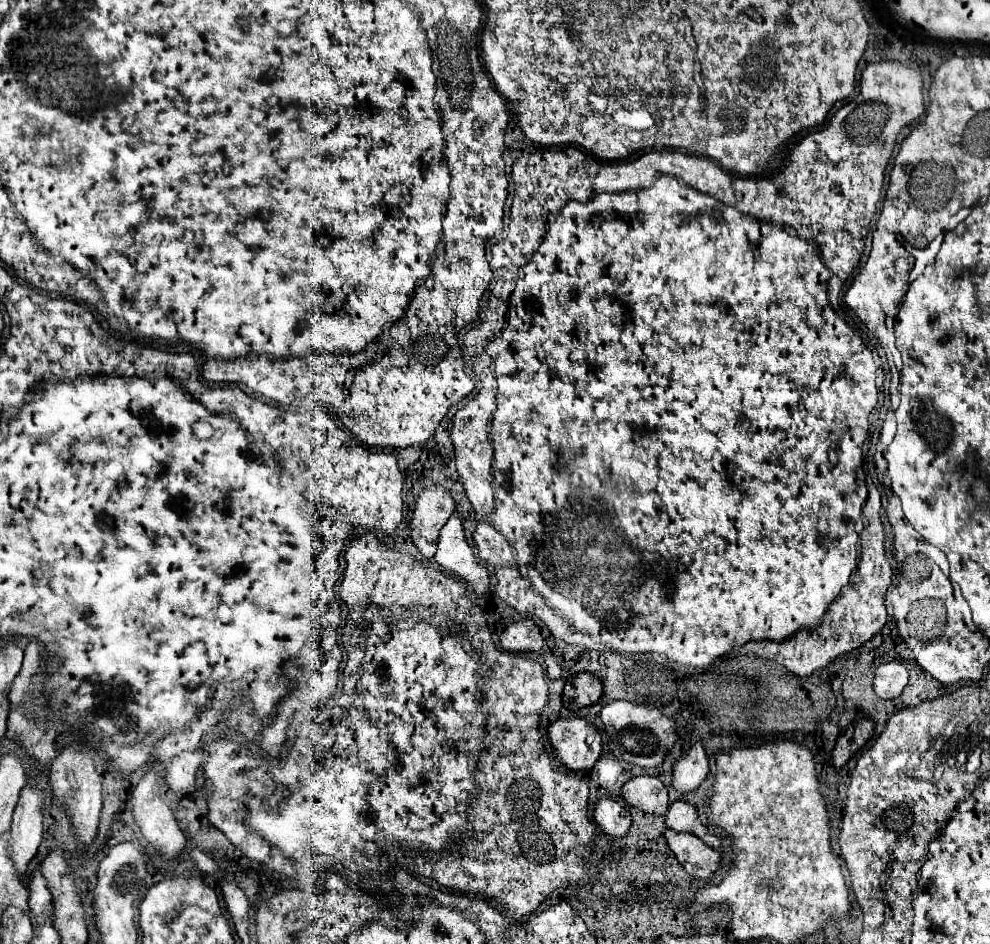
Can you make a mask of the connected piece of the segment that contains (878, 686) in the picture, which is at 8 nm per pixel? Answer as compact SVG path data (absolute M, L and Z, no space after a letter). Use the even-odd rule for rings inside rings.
M888 662L882 664L876 670L876 678L874 678L874 692L882 698L882 700L890 700L890 698L898 698L902 694L902 690L908 684L908 670L904 664L900 662ZM898 674L902 674L902 678L898 678Z

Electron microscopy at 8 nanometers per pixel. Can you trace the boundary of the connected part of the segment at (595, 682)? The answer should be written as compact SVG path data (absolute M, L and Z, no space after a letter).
M580 672L566 680L564 686L564 706L570 710L580 710L584 706L592 706L602 698L602 680L592 672Z

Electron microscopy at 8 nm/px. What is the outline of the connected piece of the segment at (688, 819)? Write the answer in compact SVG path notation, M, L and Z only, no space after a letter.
M672 802L666 814L666 826L676 830L676 832L690 832L694 836L698 836L704 844L708 844L710 848L720 850L724 846L724 838L720 834L714 834L714 830L704 824L698 816L698 810L688 804L688 802Z

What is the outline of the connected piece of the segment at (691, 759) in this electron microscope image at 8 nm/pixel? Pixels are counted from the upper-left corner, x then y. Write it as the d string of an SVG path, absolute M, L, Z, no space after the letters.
M698 742L674 766L672 786L676 790L692 792L708 776L708 772L710 772L710 762L708 762L706 748L704 742Z

